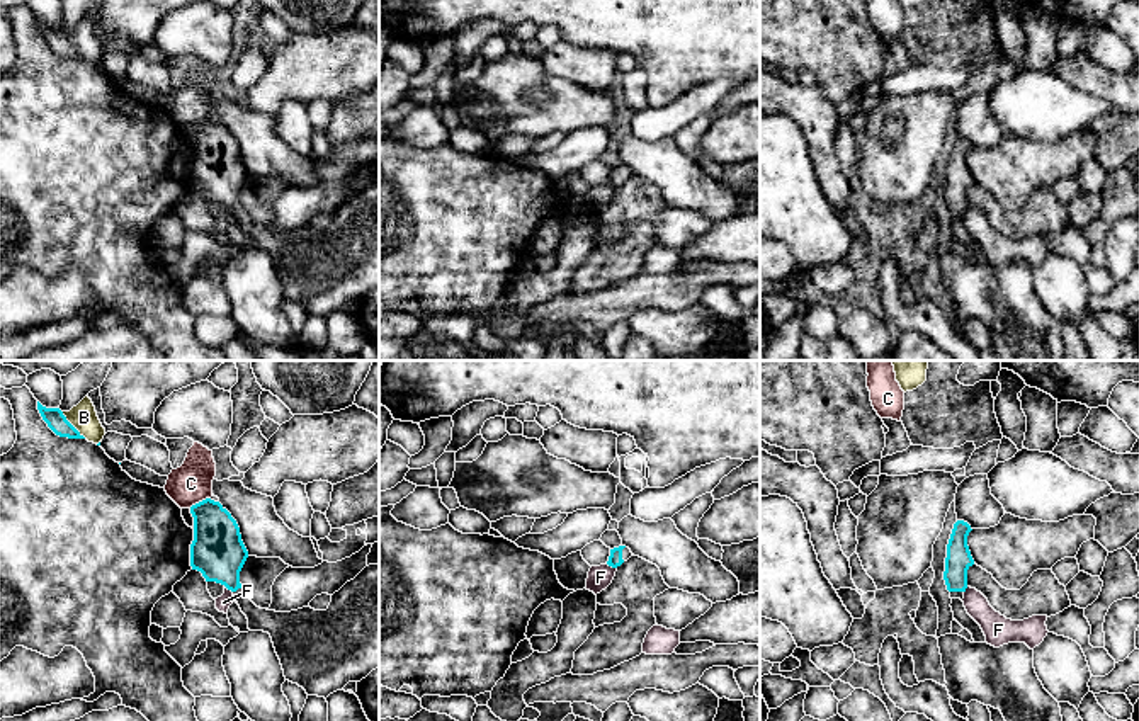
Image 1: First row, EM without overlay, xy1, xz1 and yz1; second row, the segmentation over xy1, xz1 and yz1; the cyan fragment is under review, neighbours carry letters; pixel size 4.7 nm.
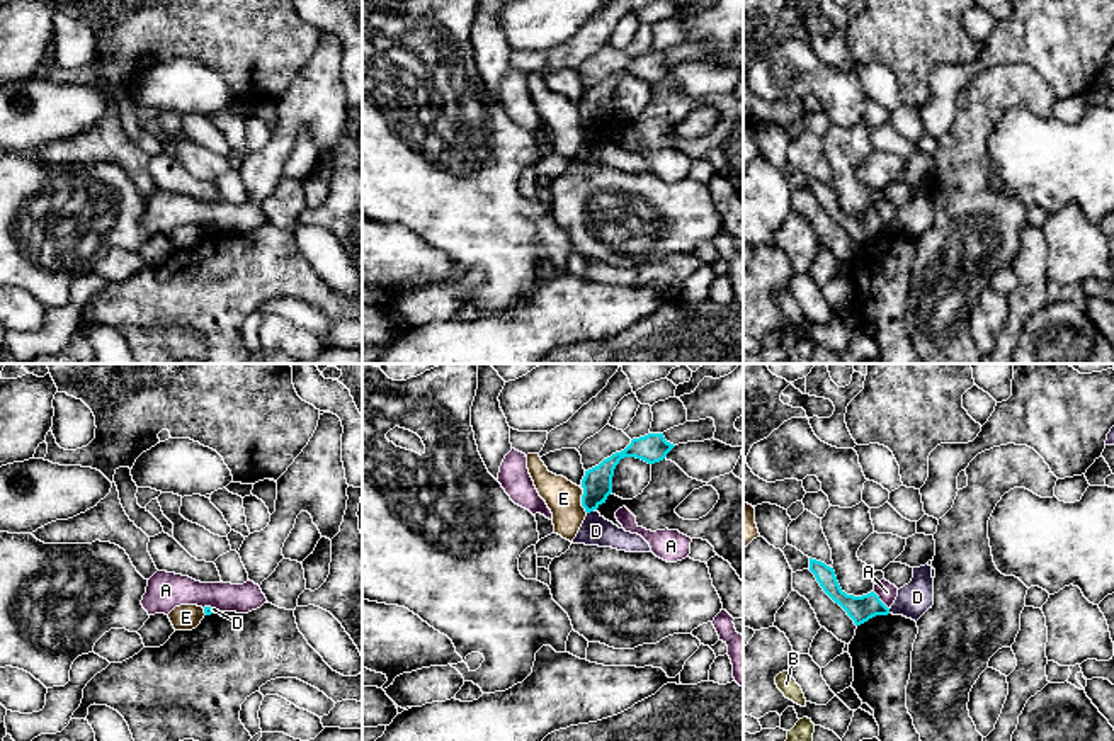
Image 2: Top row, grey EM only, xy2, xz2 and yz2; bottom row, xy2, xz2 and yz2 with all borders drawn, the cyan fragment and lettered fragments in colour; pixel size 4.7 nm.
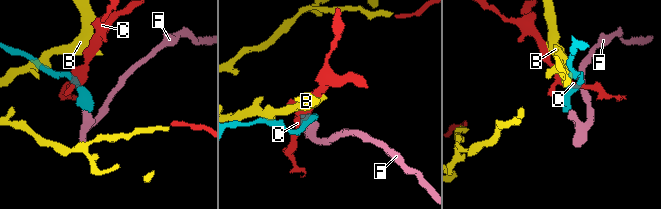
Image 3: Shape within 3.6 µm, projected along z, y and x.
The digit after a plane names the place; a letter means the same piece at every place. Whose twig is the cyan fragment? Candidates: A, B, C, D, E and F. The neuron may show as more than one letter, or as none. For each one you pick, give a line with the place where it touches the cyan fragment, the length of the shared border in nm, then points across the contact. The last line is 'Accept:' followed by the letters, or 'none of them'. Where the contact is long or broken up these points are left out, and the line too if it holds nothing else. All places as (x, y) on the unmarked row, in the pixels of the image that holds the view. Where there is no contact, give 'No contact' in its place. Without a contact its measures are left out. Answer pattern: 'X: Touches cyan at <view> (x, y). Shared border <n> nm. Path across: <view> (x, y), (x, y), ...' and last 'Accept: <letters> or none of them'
Accept: none of them

